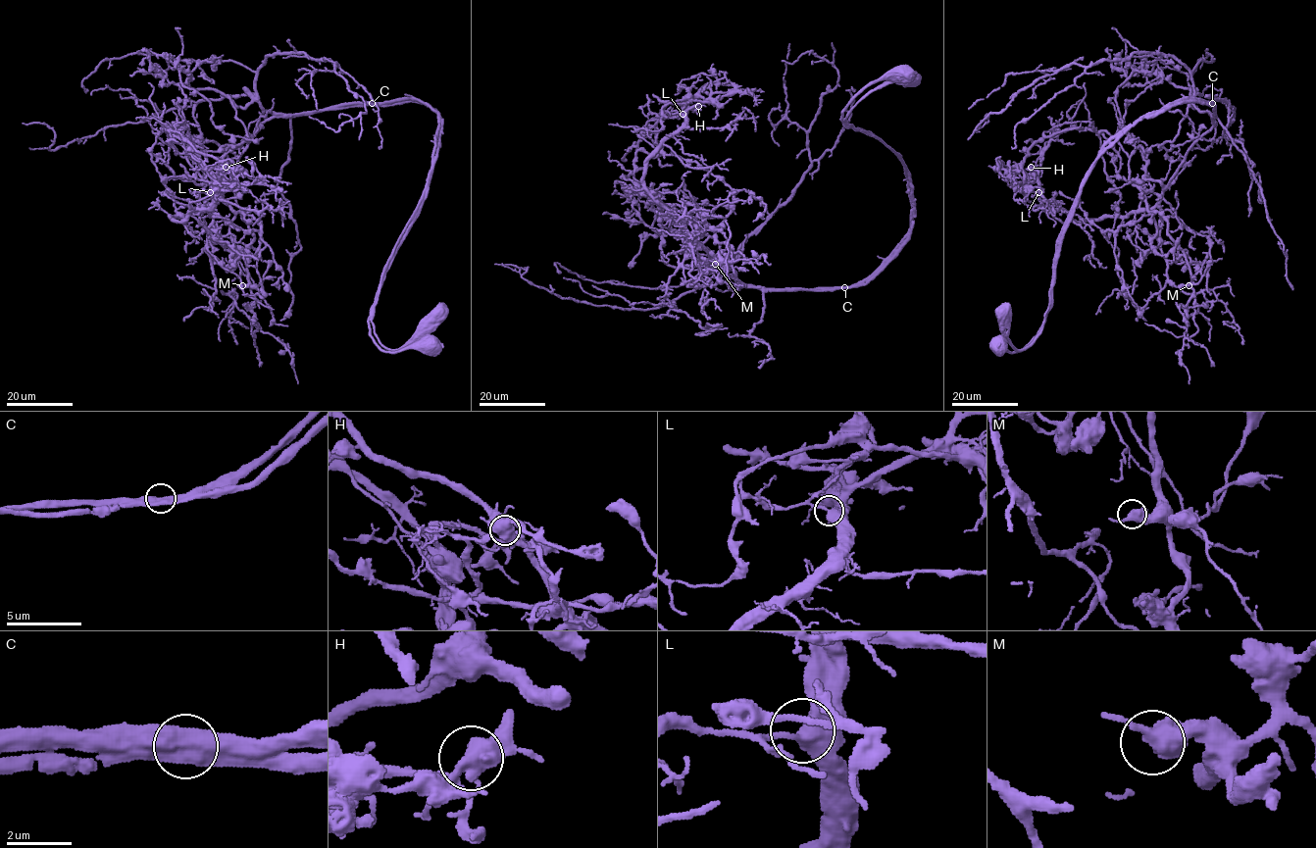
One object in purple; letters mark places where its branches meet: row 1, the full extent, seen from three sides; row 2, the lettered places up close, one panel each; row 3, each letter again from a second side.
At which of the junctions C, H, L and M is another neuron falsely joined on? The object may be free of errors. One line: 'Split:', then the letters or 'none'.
Split: C

